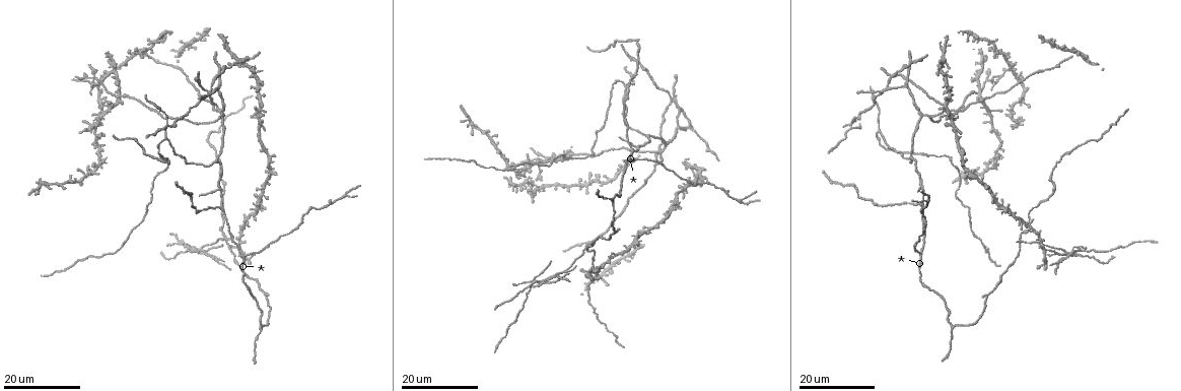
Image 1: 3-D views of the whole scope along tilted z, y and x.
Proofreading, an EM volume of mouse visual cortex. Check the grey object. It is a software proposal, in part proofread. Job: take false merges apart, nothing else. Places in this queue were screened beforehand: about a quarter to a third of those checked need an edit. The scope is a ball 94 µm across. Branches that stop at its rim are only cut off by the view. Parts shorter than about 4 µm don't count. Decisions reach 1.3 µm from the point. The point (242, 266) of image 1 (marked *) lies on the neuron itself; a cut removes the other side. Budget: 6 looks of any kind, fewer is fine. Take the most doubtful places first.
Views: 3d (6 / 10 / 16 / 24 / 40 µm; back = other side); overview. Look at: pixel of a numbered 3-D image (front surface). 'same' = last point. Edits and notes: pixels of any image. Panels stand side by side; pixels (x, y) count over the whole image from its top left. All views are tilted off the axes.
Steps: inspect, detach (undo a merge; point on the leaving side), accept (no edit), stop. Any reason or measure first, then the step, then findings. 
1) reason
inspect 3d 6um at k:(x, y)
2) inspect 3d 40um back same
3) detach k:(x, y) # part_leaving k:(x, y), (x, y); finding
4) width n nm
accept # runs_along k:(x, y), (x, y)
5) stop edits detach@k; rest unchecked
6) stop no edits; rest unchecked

inspect 3d 24um at 1:(637, 147)

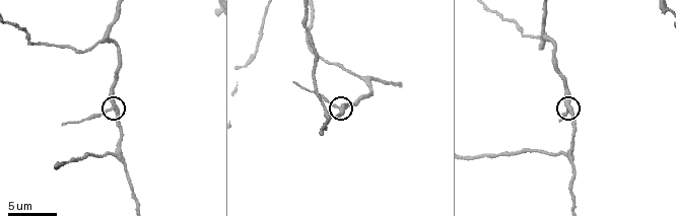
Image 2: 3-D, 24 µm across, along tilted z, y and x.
inspect 3d 6um at 2:(340, 109)

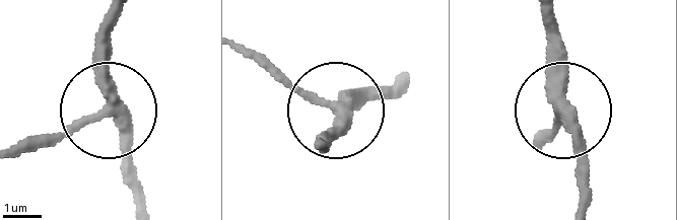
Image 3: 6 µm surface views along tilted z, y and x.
arms 3
accept # runs_along 3:(136, 199), (123, 132), (109, 117), (85, 117), (28, 150); continuous, no second neuron

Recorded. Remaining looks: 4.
side arm on a straight run
inspect 3d 6um at 2:(543, 32)

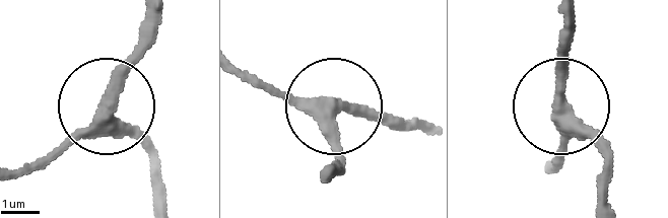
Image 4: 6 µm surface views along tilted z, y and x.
side_arm 100 um; arms 3
accept # one neuron here

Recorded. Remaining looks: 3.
a fork
inspect 3d 16um at 1:(636, 159)

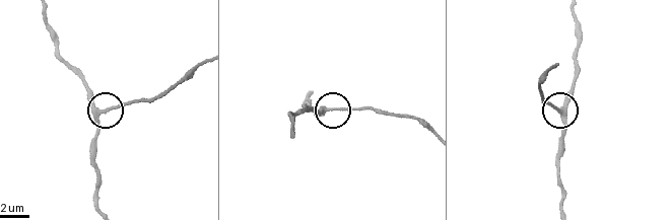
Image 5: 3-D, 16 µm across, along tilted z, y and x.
inspect 3d 6um at 5:(97, 111)

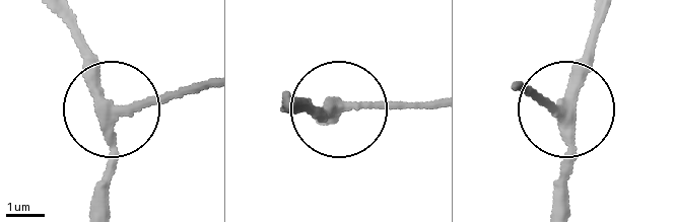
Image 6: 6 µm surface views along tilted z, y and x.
side_arm 41 um
accept # runs_along 6:(295, 103), (431, 107); one neuron here

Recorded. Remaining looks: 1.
stop no edits; rest unchecked

